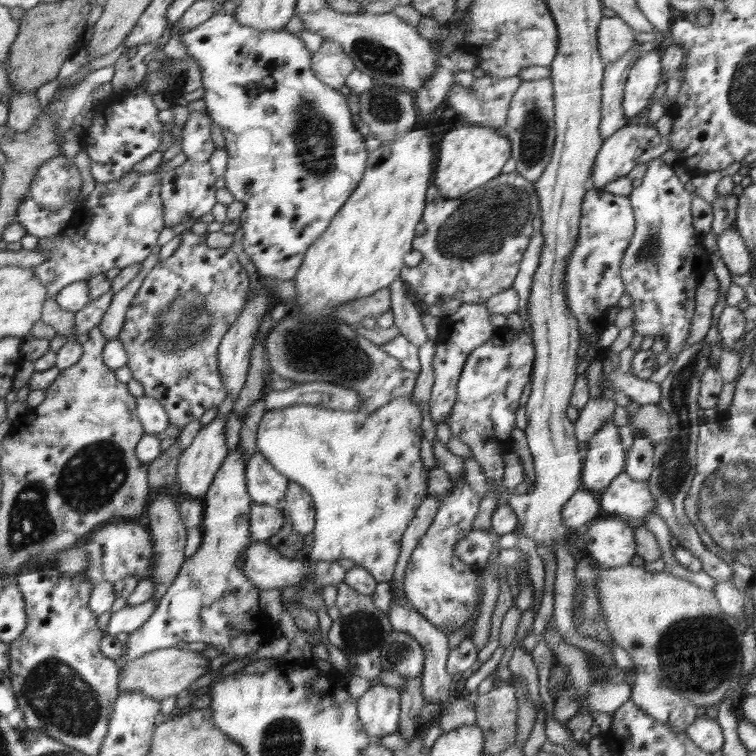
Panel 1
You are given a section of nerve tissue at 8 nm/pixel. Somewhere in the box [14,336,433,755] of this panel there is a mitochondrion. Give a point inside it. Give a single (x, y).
(55, 693)

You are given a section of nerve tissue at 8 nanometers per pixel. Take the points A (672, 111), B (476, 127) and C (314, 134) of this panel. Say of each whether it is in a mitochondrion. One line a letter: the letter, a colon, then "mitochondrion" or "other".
A: other
B: other
C: mitochondrion

